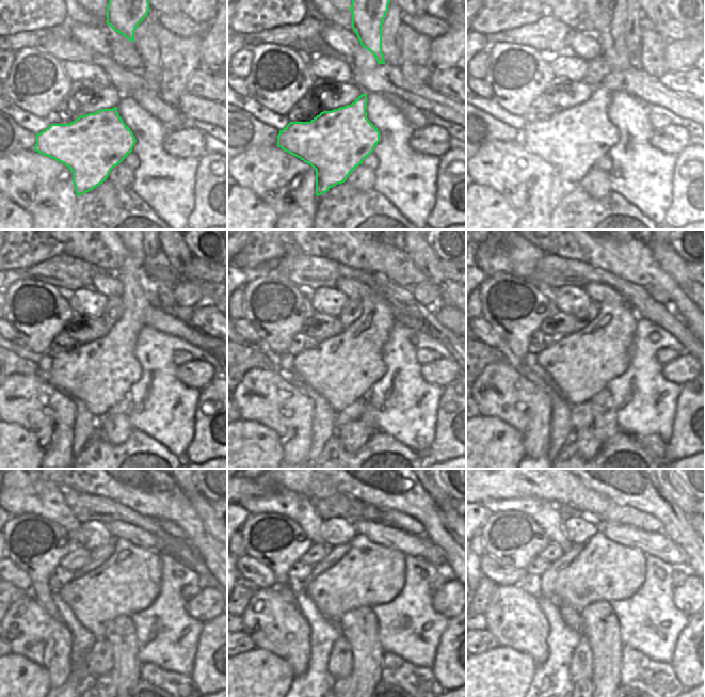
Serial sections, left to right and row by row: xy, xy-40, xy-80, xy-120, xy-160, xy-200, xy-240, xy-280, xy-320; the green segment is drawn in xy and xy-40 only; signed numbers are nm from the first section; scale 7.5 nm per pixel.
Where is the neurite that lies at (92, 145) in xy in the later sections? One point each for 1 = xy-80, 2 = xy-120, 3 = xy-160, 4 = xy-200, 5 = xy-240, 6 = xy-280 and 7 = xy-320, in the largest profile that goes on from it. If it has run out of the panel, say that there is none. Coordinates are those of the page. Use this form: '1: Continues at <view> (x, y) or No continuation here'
1: Continues at xy-80 (573, 140)
2: Continues at xy-120 (99, 374)
3: Continues at xy-160 (341, 369)
4: Continues at xy-200 (580, 364)
5: Continues at xy-240 (129, 581)
6: Continues at xy-280 (369, 574)
7: Continues at xy-320 (604, 570).

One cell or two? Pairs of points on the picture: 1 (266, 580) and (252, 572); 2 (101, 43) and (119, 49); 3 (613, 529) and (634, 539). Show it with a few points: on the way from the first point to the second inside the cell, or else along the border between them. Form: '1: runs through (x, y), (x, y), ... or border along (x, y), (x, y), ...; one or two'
1: runs through (262, 576), (255, 572); one
2: border along (113, 30), (113, 43), (110, 54); two
3: runs through (619, 534), (628, 536); one

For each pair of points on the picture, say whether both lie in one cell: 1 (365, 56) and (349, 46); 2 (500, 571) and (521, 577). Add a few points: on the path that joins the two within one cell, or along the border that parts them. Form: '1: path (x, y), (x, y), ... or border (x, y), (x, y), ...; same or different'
1: border (361, 45), (350, 60); different
2: path (506, 574), (515, 576); same

